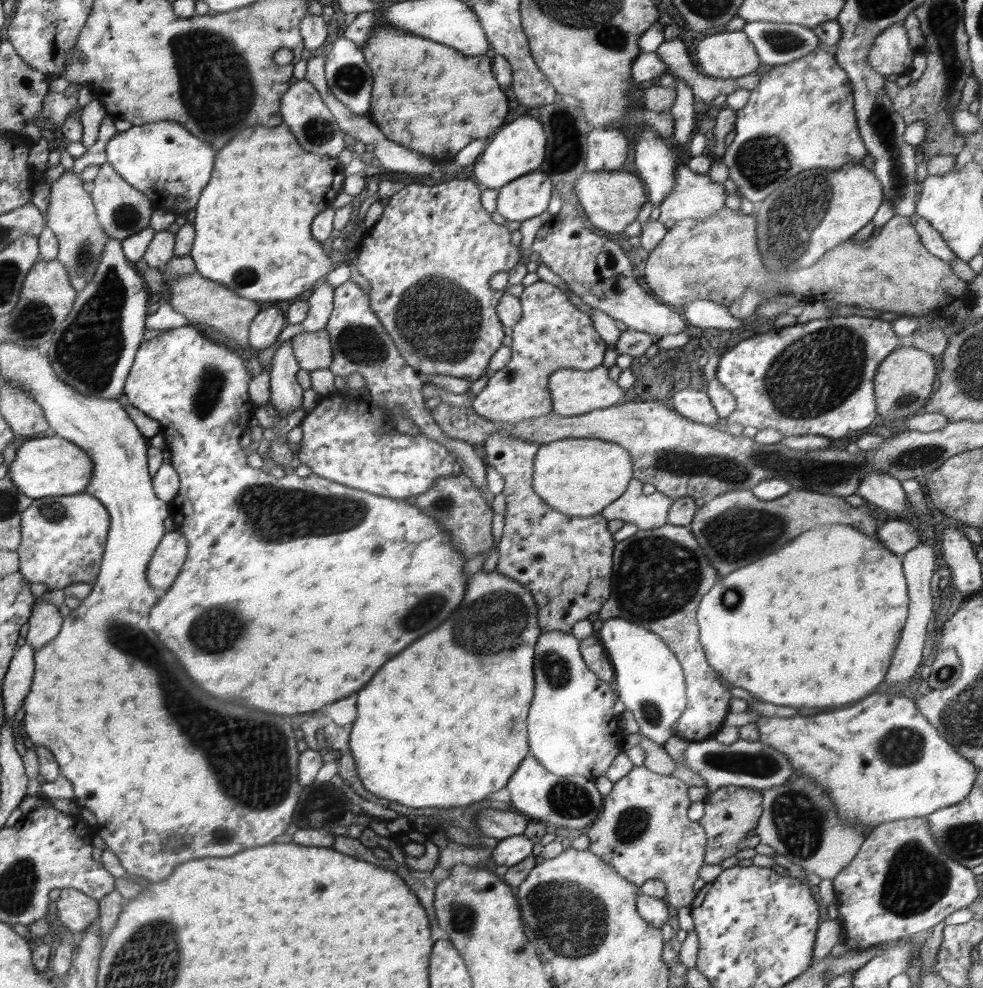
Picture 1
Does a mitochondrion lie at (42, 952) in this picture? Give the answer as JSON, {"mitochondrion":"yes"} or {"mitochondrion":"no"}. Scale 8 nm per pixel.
{"mitochondrion":"no"}

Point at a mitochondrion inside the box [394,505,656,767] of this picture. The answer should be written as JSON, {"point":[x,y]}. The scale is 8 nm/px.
{"point":[495,621]}

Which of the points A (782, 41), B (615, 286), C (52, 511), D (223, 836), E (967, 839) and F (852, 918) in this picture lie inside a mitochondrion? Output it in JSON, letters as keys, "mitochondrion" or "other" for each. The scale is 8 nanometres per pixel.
{"A":"mitochondrion","B":"other","C":"mitochondrion","D":"mitochondrion","E":"mitochondrion","F":"other"}

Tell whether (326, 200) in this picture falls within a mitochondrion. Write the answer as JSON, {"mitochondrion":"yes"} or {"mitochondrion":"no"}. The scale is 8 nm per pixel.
{"mitochondrion":"no"}

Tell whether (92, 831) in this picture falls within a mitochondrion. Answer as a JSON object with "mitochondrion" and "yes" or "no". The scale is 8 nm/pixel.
{"mitochondrion":"no"}

